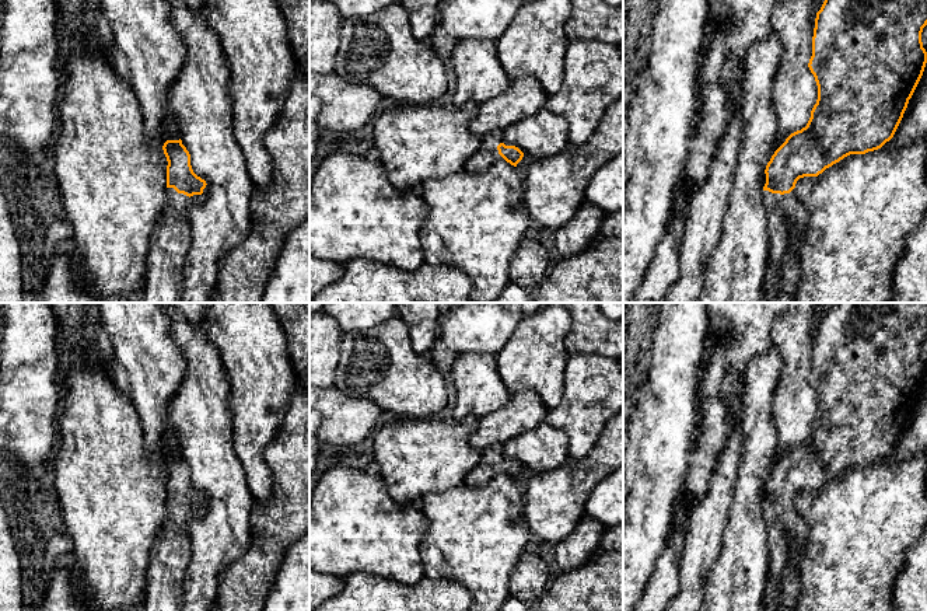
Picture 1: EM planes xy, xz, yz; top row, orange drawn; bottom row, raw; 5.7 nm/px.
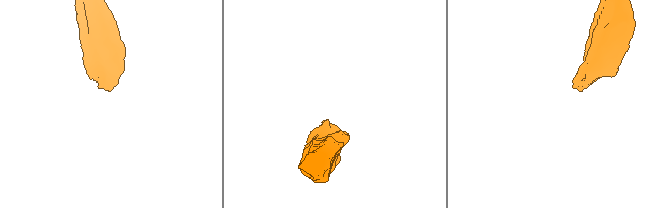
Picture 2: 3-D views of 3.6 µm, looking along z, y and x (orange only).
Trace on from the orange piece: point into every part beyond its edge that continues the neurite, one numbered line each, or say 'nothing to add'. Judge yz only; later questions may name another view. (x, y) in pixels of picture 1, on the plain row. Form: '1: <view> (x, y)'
1: yz (787, 530)

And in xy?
1: xy (171, 554)

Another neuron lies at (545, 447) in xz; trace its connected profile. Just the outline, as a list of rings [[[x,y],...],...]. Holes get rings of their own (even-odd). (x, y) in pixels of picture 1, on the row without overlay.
[[[541,423],[534,430],[504,443],[503,457],[515,460],[535,474],[555,469],[569,458],[569,437],[559,429]]]

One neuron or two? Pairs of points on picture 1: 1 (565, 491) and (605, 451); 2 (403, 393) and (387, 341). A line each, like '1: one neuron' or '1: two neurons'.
1: one neuron
2: one neuron

